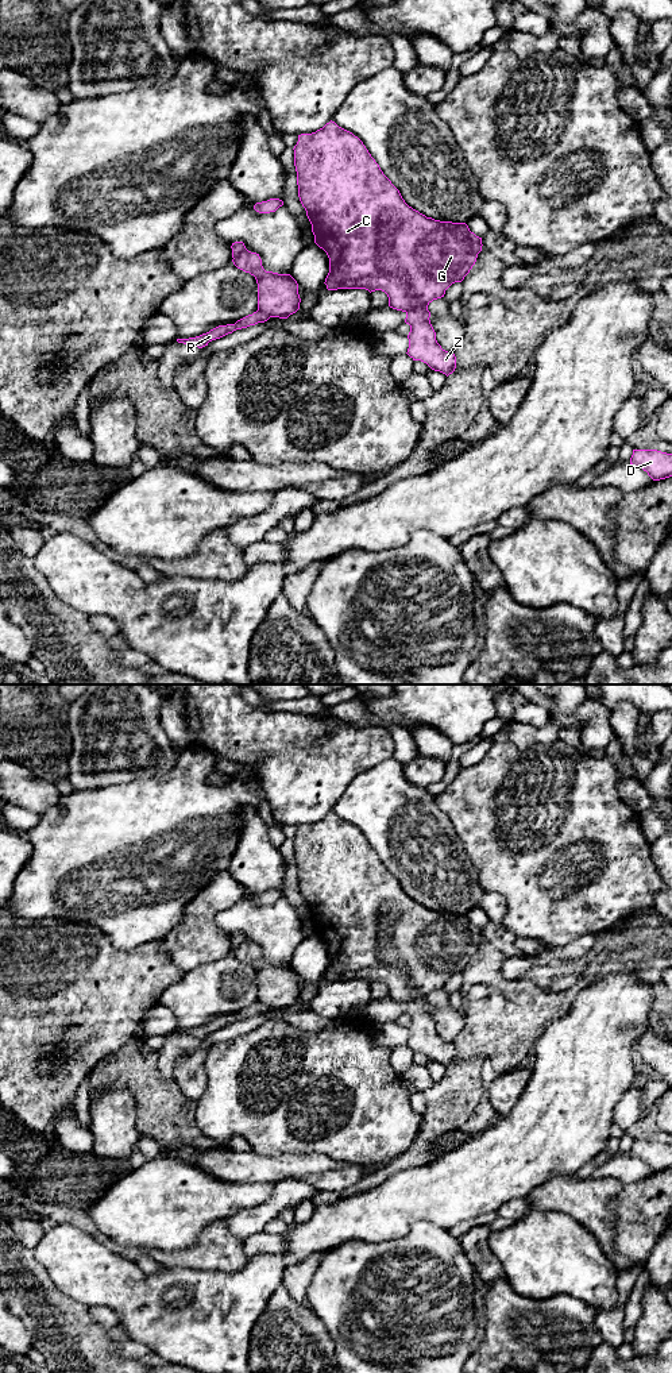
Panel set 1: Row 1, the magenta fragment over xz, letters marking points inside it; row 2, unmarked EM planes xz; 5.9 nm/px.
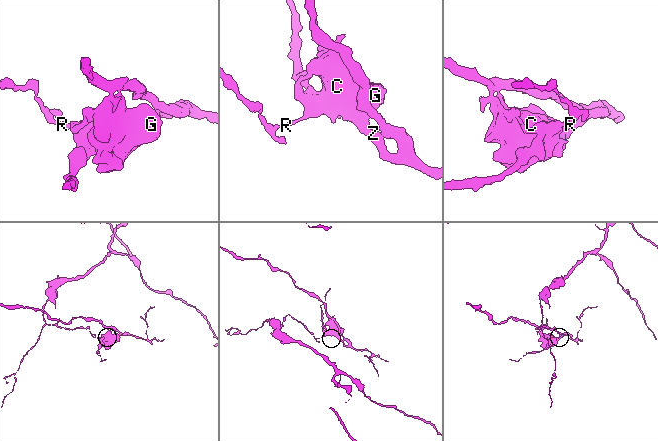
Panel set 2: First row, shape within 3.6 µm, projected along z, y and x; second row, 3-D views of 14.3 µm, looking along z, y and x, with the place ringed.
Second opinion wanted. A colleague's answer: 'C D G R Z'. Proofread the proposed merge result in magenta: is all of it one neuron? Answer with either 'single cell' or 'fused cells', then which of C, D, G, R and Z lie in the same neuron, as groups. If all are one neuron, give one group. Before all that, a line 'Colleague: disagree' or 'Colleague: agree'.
Colleague: disagree
fused cells | C D G Z / R

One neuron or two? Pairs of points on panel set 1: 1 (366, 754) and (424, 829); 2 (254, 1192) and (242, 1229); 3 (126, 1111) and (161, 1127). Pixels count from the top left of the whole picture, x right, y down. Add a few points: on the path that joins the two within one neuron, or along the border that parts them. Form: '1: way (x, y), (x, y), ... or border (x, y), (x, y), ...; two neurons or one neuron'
1: border (392, 758), (383, 759), (362, 771), (348, 783); two neurons
2: border (274, 1188), (266, 1200), (230, 1218); two neurons
3: border (123, 1086), (132, 1096), (135, 1127), (142, 1134); two neurons

